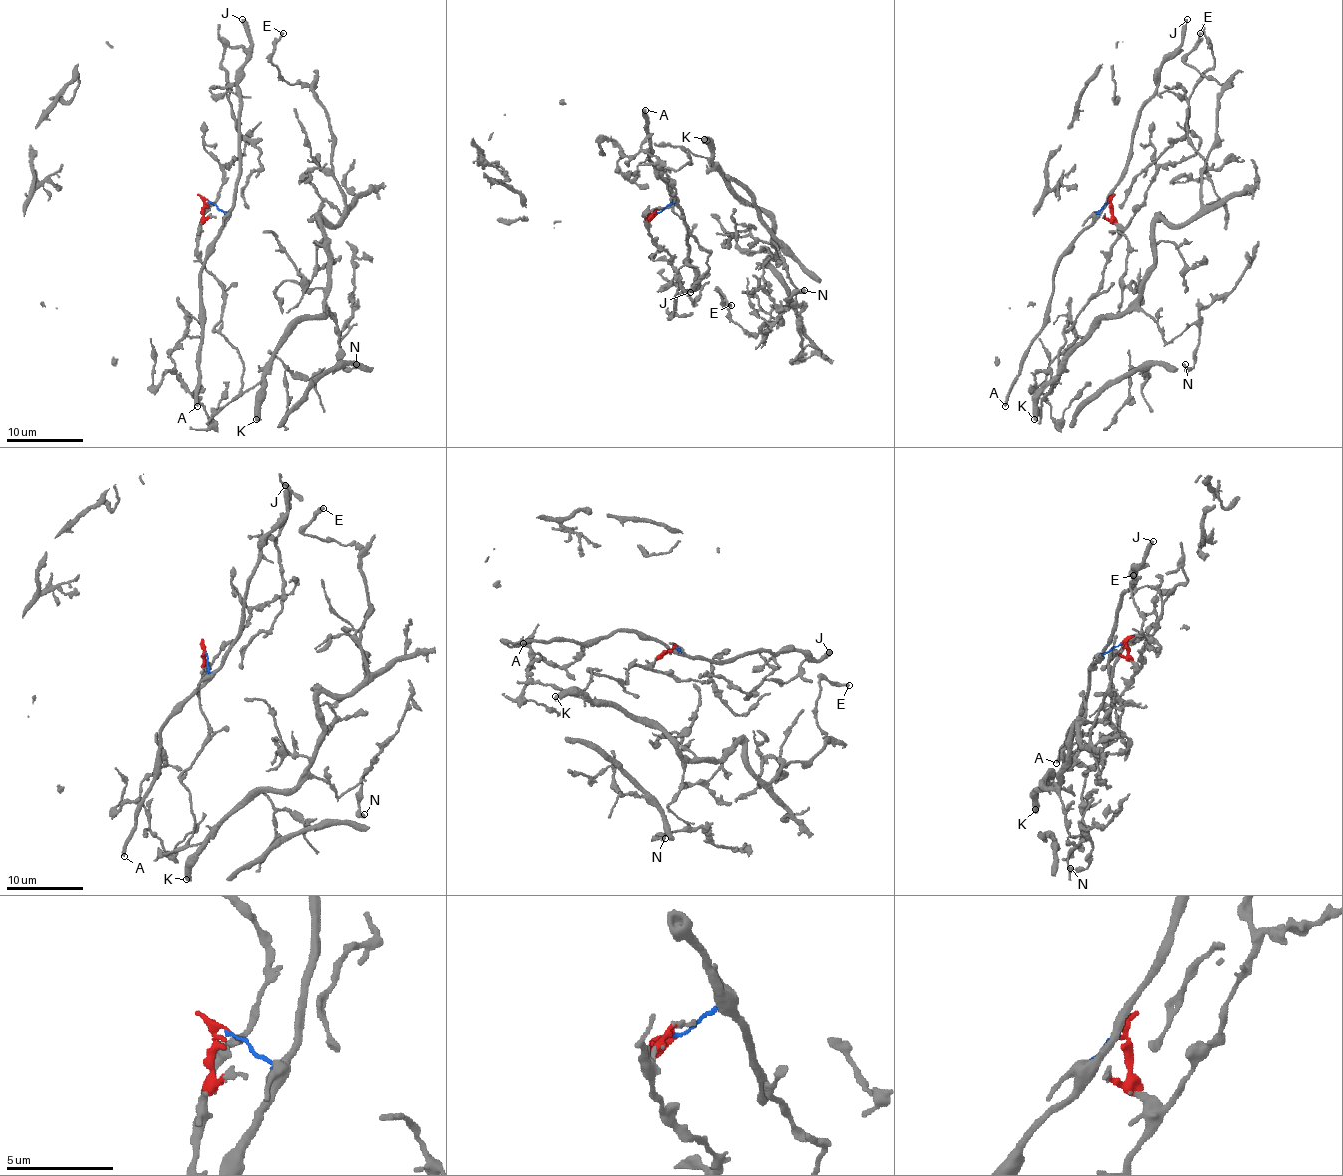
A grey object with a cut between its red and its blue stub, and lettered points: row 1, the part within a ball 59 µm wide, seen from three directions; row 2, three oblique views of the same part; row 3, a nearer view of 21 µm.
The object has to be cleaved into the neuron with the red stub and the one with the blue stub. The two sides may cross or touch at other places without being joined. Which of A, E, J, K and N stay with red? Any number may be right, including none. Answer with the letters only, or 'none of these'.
E, K, N

